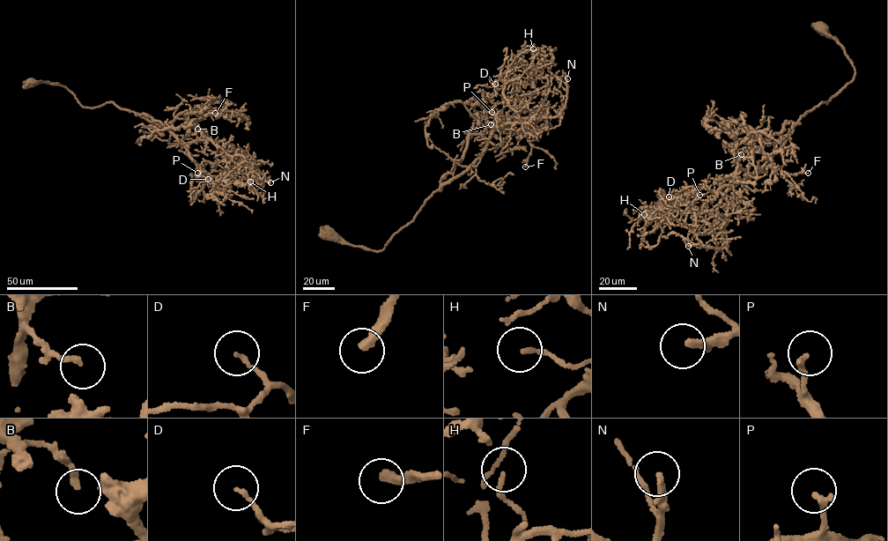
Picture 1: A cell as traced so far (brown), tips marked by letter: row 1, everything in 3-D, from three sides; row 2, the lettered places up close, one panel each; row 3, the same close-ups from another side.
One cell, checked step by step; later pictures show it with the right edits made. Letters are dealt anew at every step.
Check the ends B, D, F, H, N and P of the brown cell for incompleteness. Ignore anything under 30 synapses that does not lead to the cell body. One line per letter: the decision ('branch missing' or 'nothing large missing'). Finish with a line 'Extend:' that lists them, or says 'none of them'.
B: nothing large missing
D: nothing large missing
F: branch missing
H: nothing large missing
N: branch missing
P: nothing large missing
Extend: F, N

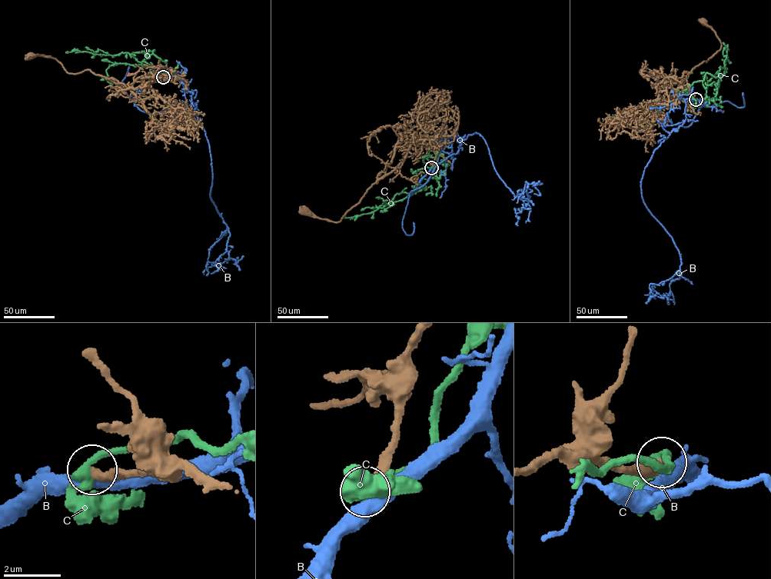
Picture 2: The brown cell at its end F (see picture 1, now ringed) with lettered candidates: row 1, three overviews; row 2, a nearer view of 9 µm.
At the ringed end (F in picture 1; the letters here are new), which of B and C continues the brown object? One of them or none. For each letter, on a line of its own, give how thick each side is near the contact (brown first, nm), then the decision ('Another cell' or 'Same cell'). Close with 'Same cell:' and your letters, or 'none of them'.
B: Thickness 400 nm (brown) against 480 nm. Another cell
C: Thickness 360 nm (brown) against 280 nm. Another cell
Same cell: none of them

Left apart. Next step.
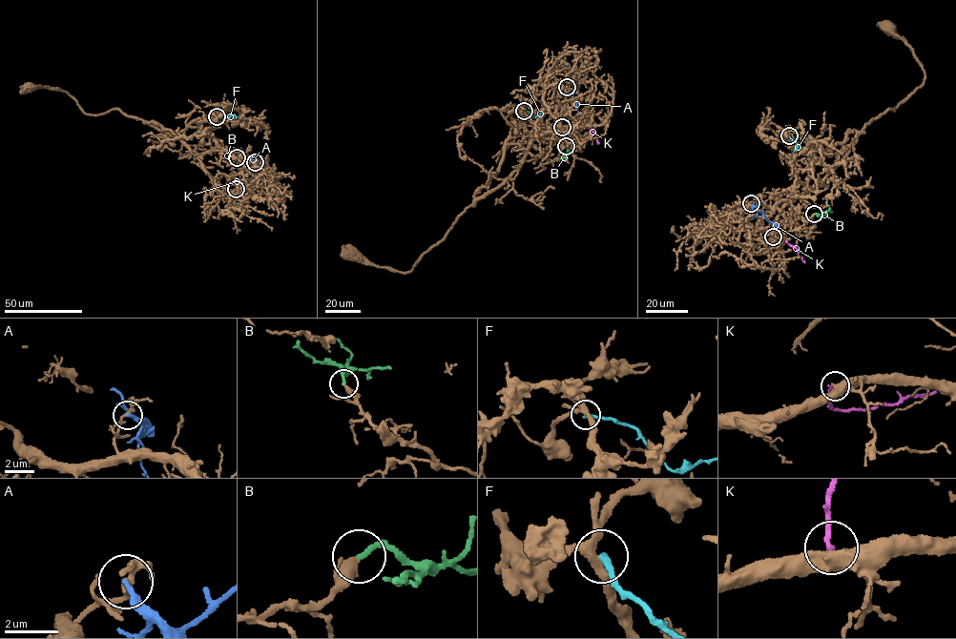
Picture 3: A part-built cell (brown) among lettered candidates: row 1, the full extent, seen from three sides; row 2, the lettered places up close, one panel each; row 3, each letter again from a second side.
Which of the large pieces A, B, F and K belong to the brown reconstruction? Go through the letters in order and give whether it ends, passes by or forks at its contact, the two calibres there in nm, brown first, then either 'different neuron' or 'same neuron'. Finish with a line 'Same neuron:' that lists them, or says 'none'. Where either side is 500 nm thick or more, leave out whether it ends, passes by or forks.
A: it ends | 200/280 nm | different neuron
B: it ends | 400/220 nm | same neuron
F: it ends | 320/240 nm | different neuron
K: 550/180 nm | different neuron
Same neuron: B

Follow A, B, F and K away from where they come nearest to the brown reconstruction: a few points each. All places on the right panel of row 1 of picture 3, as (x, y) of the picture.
A: (751, 203), (779, 229)
B: (814, 214), (832, 212)
F: (788, 135), (800, 149), (797, 146), (795, 151)
K: (773, 237), (782, 228), (786, 242), (794, 247), (804, 262)

